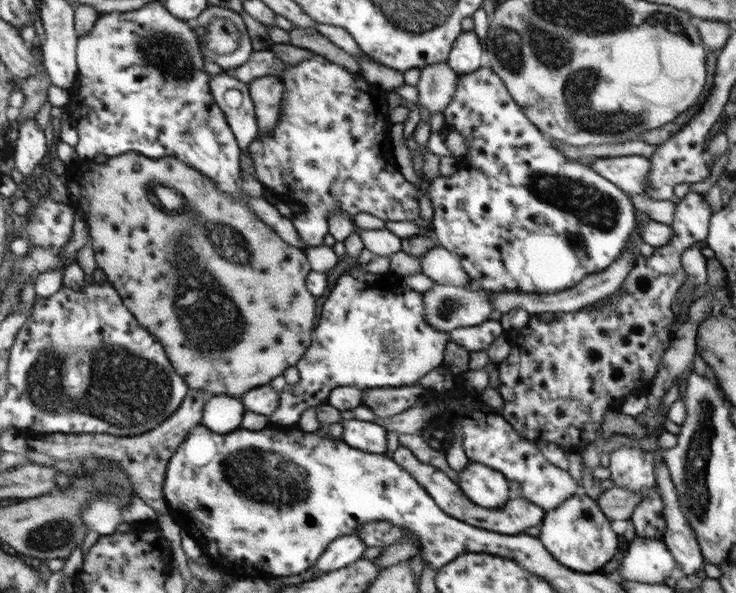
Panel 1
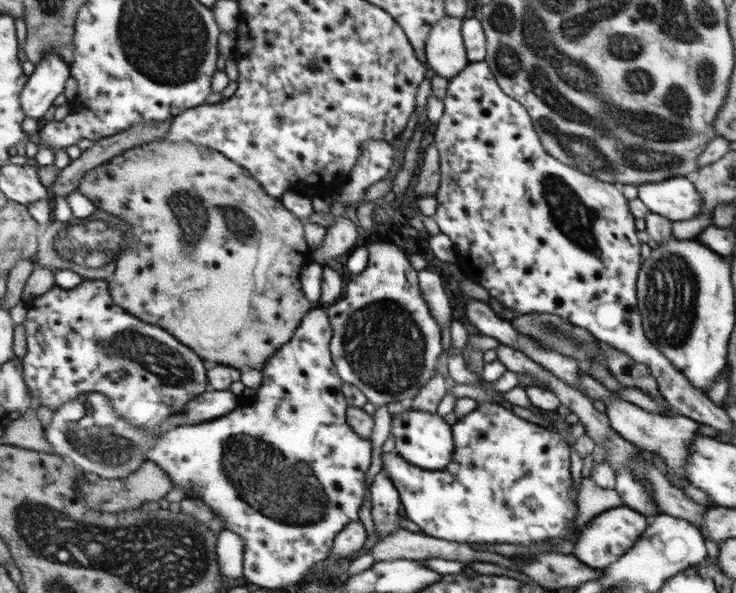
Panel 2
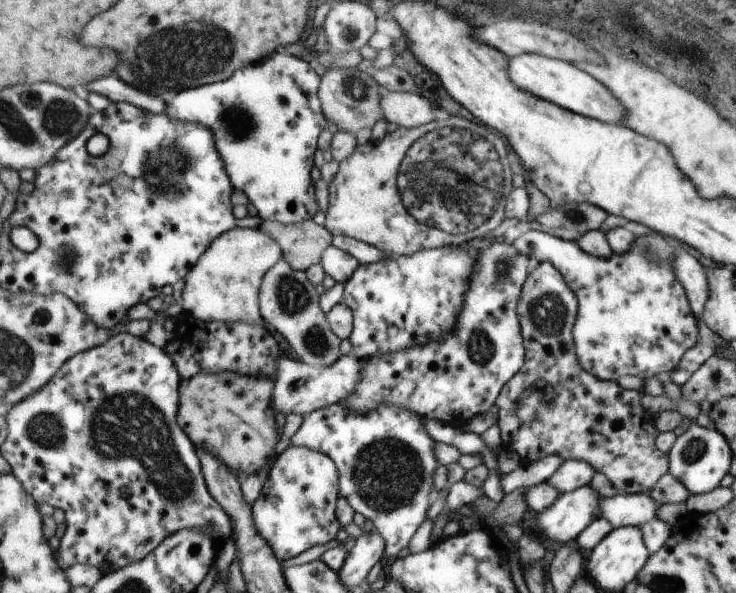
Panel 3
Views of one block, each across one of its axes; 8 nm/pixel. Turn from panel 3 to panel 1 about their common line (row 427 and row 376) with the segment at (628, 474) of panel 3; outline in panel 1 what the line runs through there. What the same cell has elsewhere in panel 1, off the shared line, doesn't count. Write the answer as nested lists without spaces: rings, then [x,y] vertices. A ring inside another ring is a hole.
[[[689,190],[678,202],[673,210],[670,224],[673,235],[669,241],[654,247],[653,254],[648,258],[639,253],[638,247],[633,247],[631,254],[635,256],[635,263],[618,291],[610,296],[609,303],[601,307],[583,305],[571,312],[555,313],[548,322],[540,317],[537,319],[537,314],[531,314],[527,324],[519,330],[519,342],[513,344],[515,352],[497,364],[497,392],[503,401],[500,415],[521,438],[534,445],[547,442],[561,450],[583,450],[589,443],[597,441],[594,432],[600,431],[605,410],[621,404],[623,396],[631,393],[633,388],[649,386],[649,380],[657,375],[659,359],[669,344],[669,326],[673,320],[669,306],[686,278],[679,256],[693,243],[705,239],[710,218],[703,195]]]

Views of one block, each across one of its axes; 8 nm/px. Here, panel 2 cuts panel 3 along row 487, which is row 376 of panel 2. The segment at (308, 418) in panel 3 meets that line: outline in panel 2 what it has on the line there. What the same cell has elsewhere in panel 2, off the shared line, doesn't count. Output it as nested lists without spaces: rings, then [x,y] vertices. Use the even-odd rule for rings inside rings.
[[[387,242],[366,244],[365,247],[365,269],[360,274],[350,275],[343,295],[339,294],[333,304],[323,308],[333,328],[331,358],[340,379],[359,388],[374,407],[385,406],[389,402],[407,404],[431,378],[437,356],[443,352],[439,342],[439,325],[431,317],[429,307],[421,297],[416,271],[409,264],[405,252]]]

